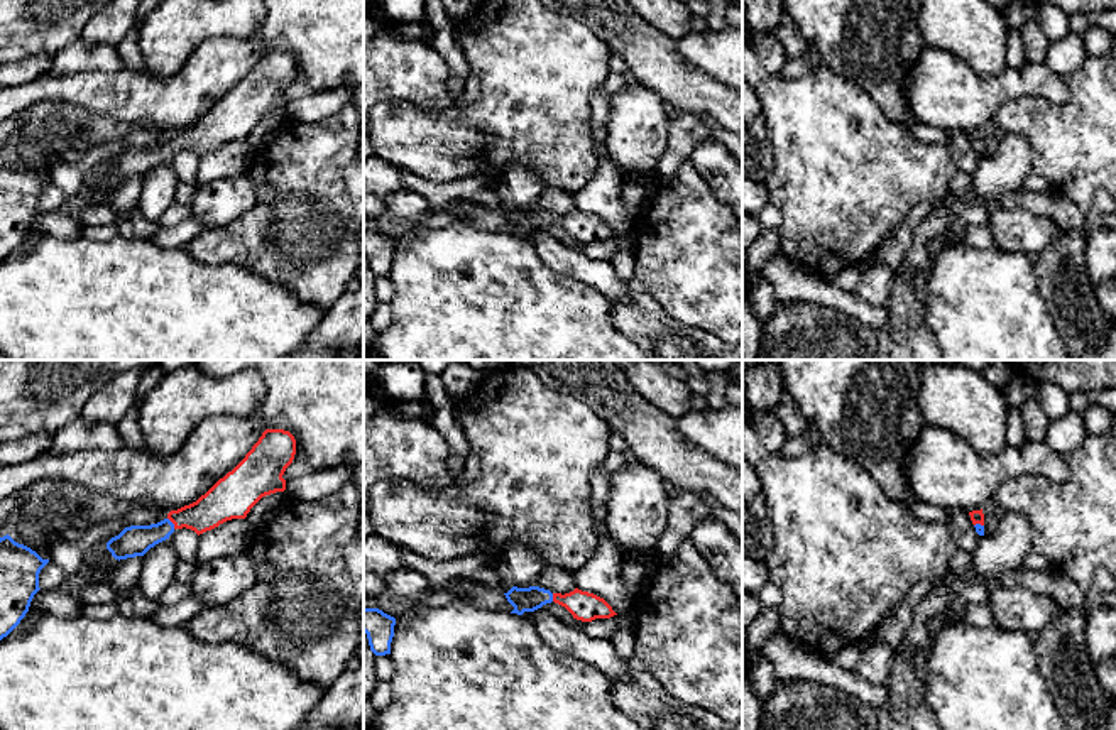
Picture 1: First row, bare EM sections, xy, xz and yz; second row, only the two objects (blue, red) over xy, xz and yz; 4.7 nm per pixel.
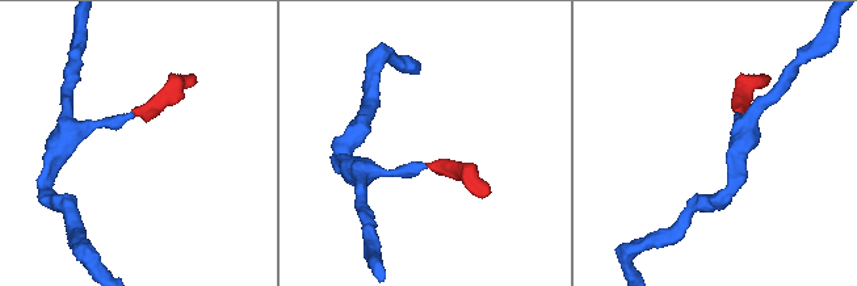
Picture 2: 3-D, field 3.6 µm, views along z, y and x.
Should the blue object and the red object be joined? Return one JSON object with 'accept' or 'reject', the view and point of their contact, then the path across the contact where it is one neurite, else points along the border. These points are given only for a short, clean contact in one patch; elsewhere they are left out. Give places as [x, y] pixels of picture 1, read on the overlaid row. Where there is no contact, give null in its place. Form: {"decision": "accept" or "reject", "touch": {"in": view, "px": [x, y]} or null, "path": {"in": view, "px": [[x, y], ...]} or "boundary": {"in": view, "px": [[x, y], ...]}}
{"decision": "accept", "touch": {"in": "xy", "px": [171, 522]}, "path": {"in": "xy", "px": [[132, 541], [159, 533], [171, 522], [202, 516], [220, 504]]}}

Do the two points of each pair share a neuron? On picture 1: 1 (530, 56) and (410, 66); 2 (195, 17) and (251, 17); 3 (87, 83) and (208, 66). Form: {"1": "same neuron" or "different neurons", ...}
{"1": "different neurons", "2": "same neuron", "3": "same neuron"}

